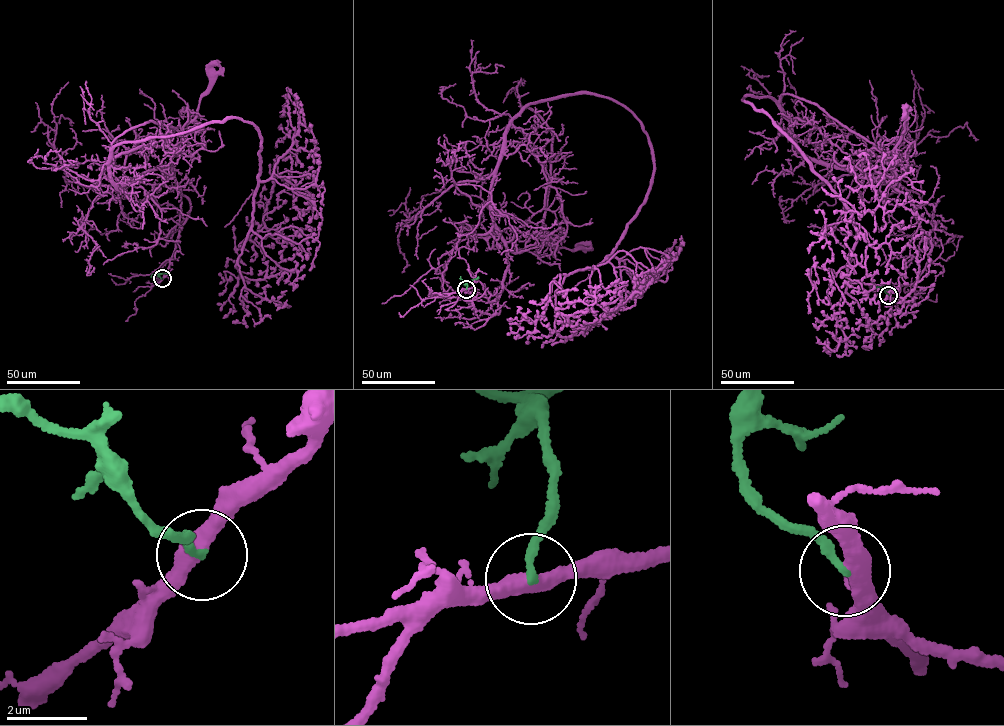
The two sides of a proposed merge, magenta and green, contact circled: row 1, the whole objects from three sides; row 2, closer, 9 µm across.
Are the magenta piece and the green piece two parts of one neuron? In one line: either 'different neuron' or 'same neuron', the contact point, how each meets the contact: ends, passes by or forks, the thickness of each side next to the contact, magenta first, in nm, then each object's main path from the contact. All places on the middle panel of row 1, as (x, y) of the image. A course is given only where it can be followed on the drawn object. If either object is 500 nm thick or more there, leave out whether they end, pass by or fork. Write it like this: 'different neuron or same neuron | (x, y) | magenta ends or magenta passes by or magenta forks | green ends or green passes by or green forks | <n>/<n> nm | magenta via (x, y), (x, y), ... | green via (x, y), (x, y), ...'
different neuron | (466, 289) | magenta passes by | green ends | 440/200 nm | magenta via (466, 289), (500, 312), (512, 119), (610, 99), (654, 165), (555, 292), (559, 335), (594, 325) | green via (466, 289), (467, 282), (479, 278)

